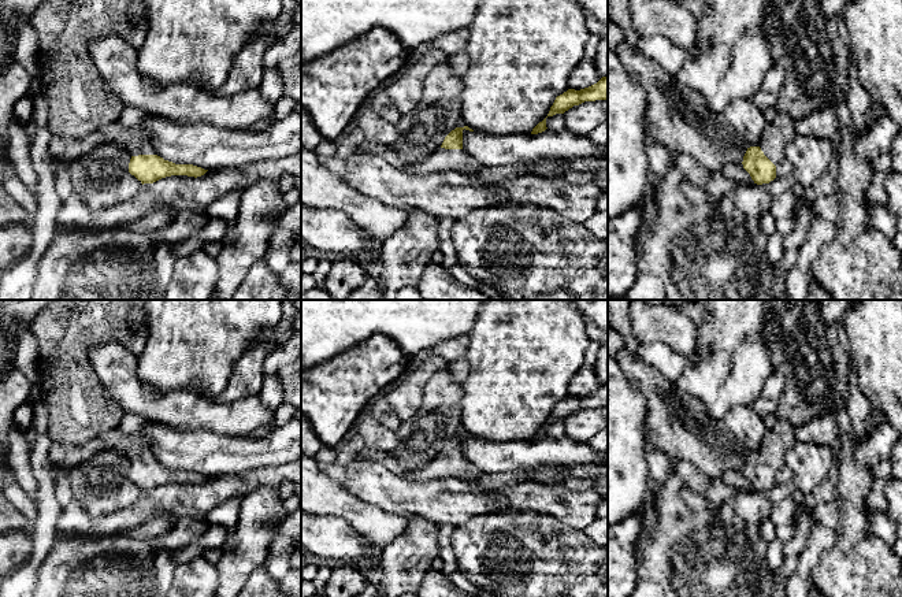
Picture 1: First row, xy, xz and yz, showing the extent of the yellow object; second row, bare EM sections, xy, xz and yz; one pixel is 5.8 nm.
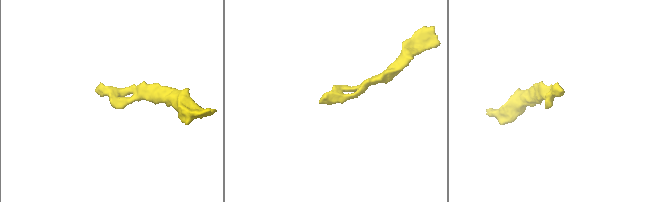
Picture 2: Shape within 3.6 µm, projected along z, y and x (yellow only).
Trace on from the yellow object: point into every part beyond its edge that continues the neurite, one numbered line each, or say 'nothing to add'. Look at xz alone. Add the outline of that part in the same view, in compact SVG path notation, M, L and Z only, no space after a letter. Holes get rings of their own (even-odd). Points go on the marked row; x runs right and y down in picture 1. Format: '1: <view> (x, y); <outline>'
1: xz (440, 160); M363 141L356 153L363 156L381 156L393 167L415 175L428 175L445 171L459 171L472 175L482 167L478 160L463 149L438 148L417 163L405 163L397 155L393 145L381 145Z

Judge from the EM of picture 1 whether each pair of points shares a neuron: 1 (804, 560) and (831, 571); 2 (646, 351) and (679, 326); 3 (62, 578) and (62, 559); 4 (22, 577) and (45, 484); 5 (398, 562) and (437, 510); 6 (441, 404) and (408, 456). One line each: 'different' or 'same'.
1: different
2: different
3: same
4: same
5: different
6: same

